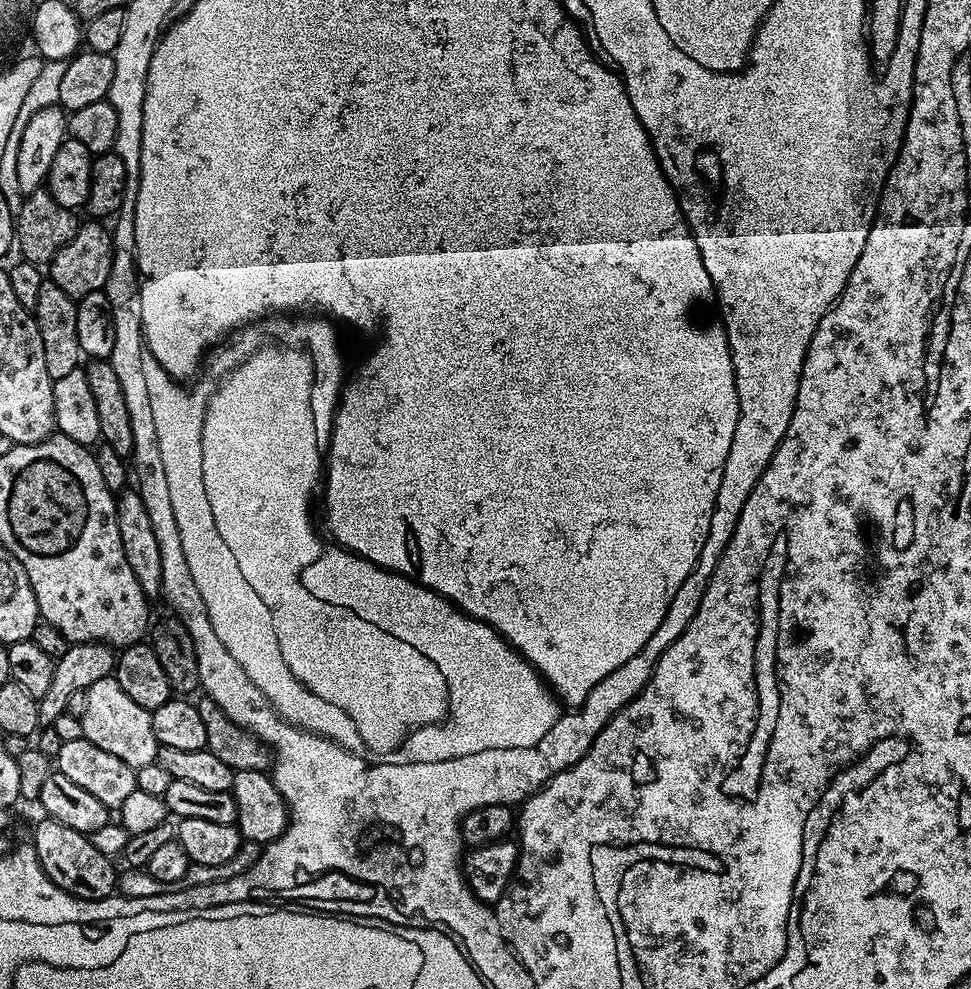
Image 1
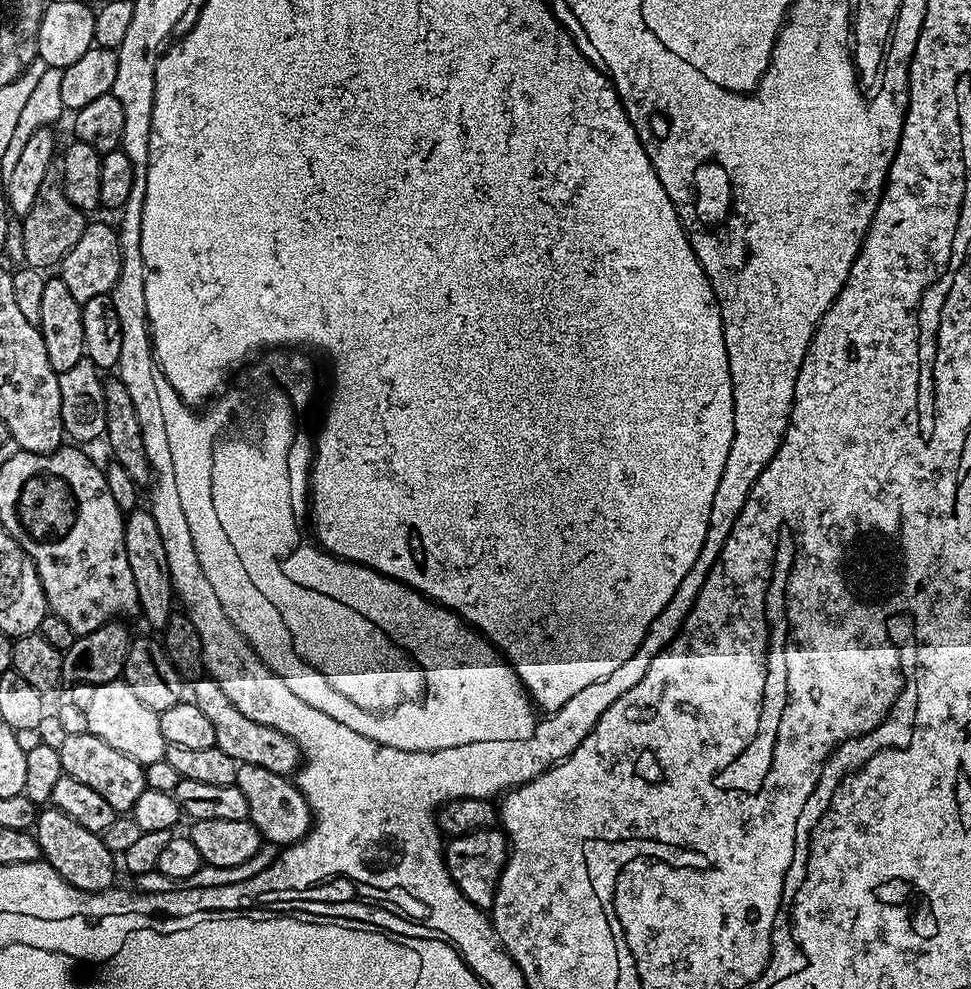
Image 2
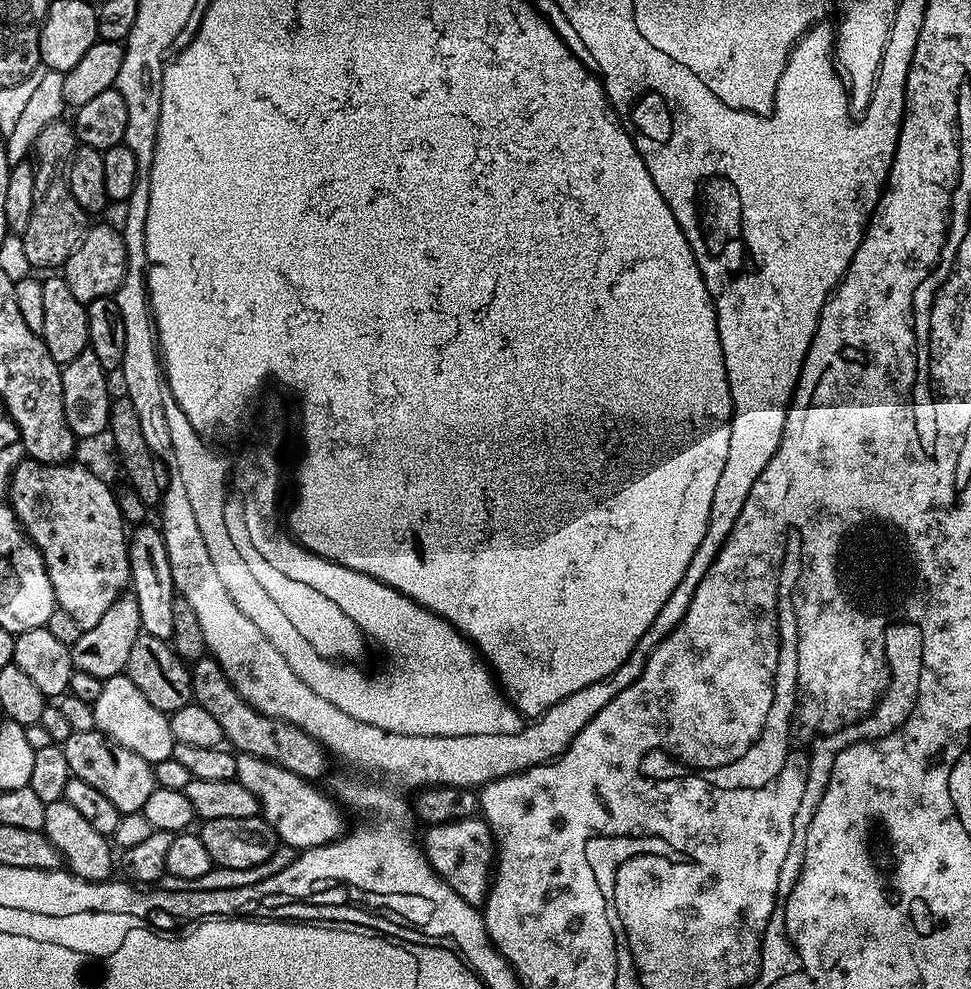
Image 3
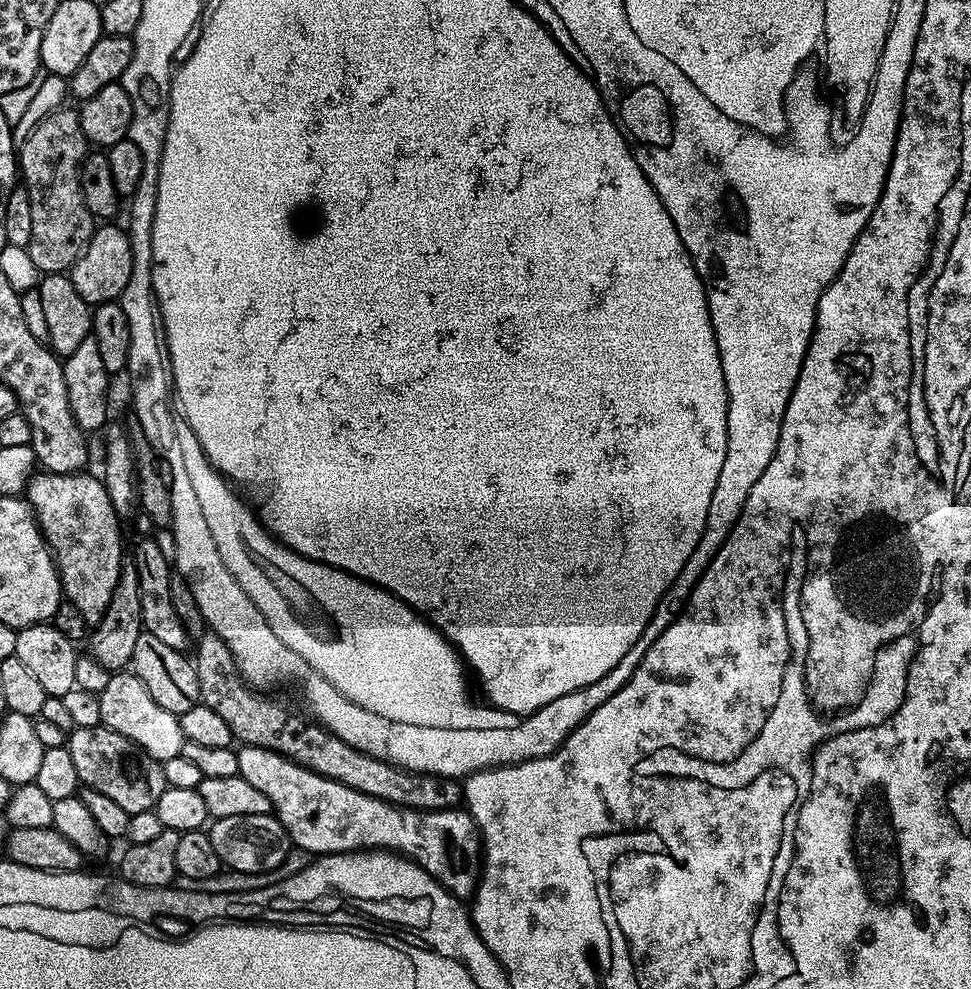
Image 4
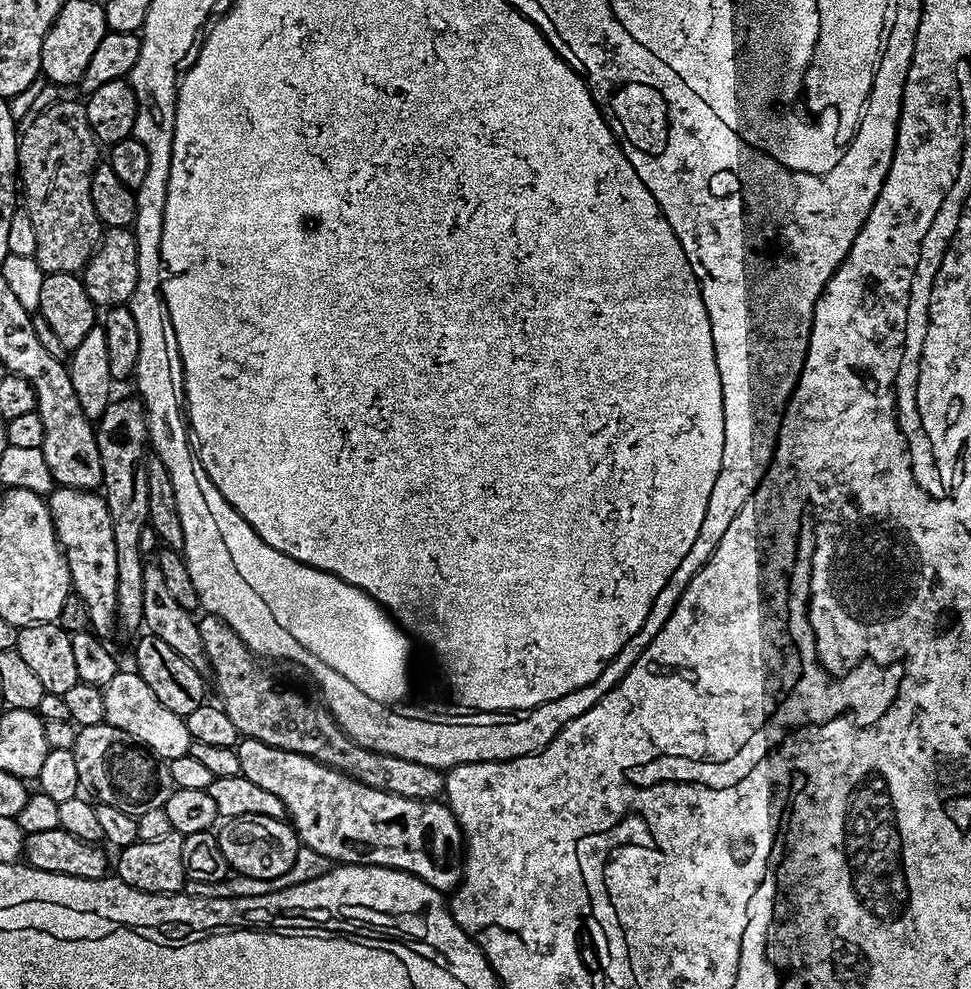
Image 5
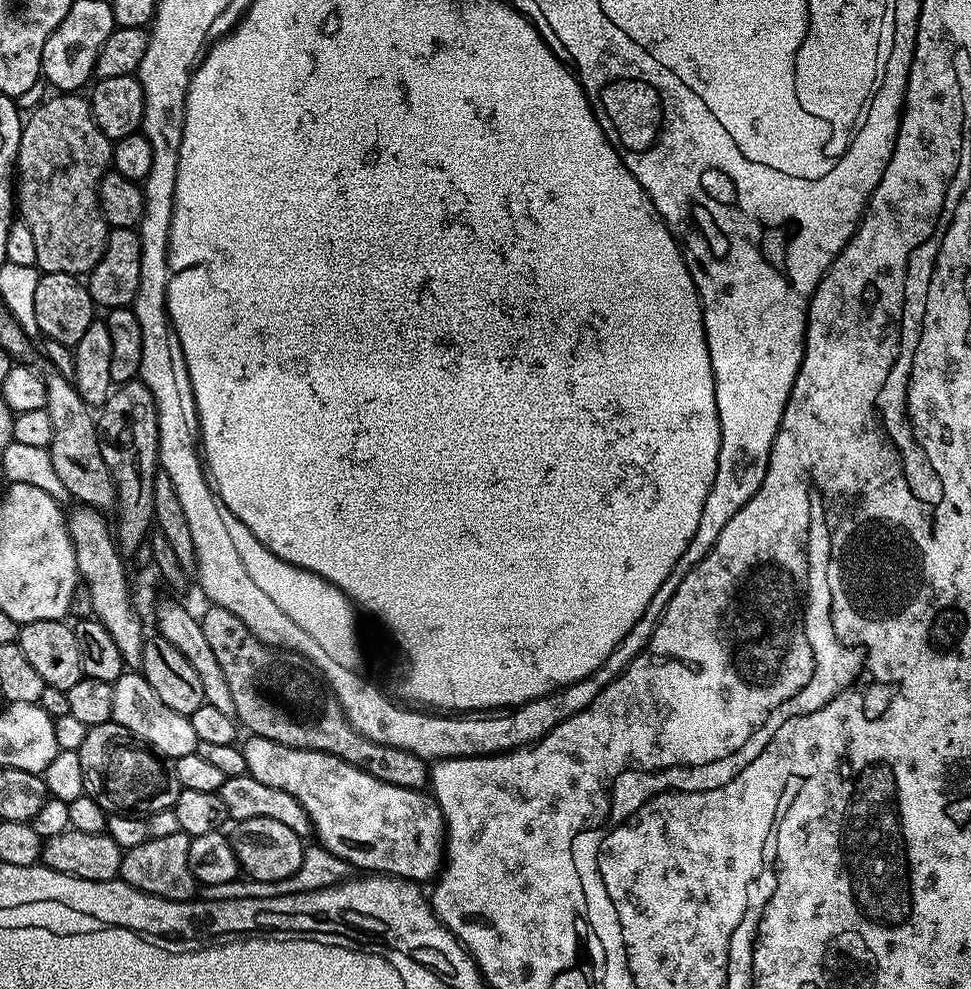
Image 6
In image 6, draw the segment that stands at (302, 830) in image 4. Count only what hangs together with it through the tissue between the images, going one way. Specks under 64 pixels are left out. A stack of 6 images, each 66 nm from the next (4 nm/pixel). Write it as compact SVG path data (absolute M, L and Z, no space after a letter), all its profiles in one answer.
M249 735L247 739L242 744L248 767L247 775L253 776L258 782L266 782L266 786L286 790L298 798L314 829L314 836L316 832L320 839L317 841L339 860L346 861L353 869L364 868L360 870L368 874L399 876L402 880L413 882L431 881L441 871L446 860L444 816L427 791L390 786L390 782L382 782L369 772L325 752L282 746L261 736Z

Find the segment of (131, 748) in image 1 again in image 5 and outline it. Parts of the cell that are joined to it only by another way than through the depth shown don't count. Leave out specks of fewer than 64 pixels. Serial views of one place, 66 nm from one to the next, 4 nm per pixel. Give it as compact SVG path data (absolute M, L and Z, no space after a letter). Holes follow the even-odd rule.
M117 671L116 679L111 680L108 687L103 689L104 714L107 723L125 732L130 739L147 748L161 761L167 762L188 755L193 739L190 730L186 730L184 717L174 714L174 710L166 710L166 706L158 702L154 690L150 690L150 686L134 678L131 671L128 672ZM120 684L128 685L120 688Z

